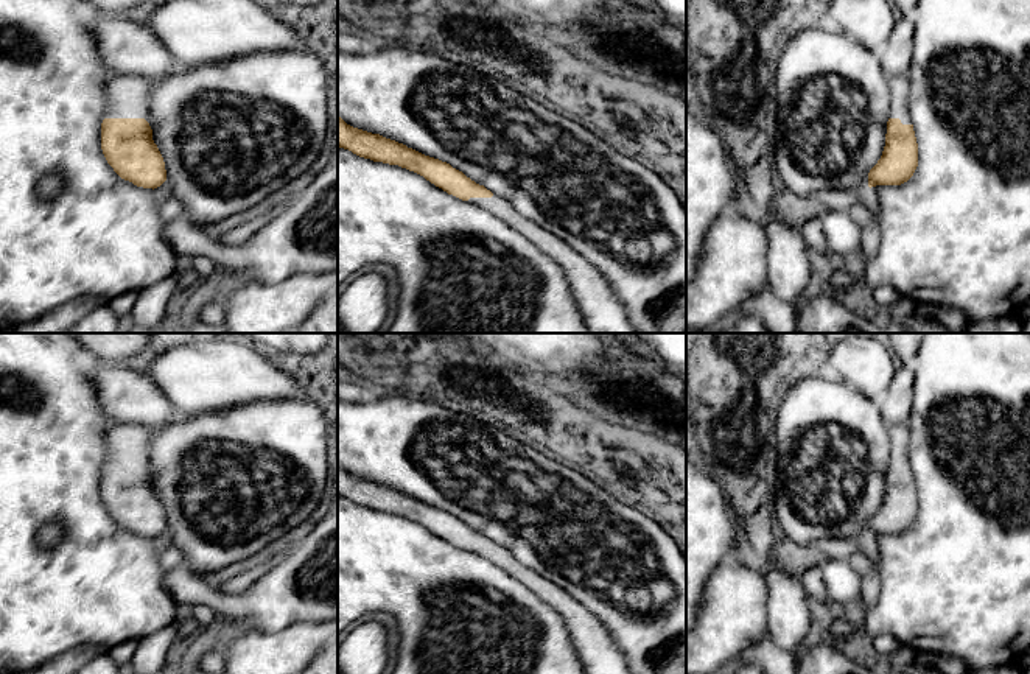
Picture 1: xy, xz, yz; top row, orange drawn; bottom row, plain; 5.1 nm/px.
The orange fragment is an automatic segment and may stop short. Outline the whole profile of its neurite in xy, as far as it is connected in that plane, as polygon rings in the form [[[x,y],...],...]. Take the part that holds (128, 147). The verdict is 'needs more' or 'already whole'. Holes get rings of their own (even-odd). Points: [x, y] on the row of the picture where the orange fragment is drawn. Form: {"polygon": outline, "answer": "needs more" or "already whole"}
{"polygon": [[[117,73],[104,84],[106,112],[101,149],[124,181],[157,188],[166,181],[163,157],[152,140],[148,93],[156,79]]], "answer": "needs more"}

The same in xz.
{"polygon": [[[339,115],[338,148],[349,149],[373,162],[398,165],[414,171],[448,195],[498,216],[559,263],[568,280],[571,296],[591,333],[638,333],[632,327],[613,286],[594,265],[577,254],[568,243],[520,215],[507,199],[493,195],[450,163],[425,156],[380,134],[353,128]]], "answer": "needs more"}

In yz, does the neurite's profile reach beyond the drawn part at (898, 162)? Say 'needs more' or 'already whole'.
needs more

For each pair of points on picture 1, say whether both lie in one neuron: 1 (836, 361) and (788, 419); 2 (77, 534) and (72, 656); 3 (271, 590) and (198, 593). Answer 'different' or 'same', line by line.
1: different
2: different
3: same

